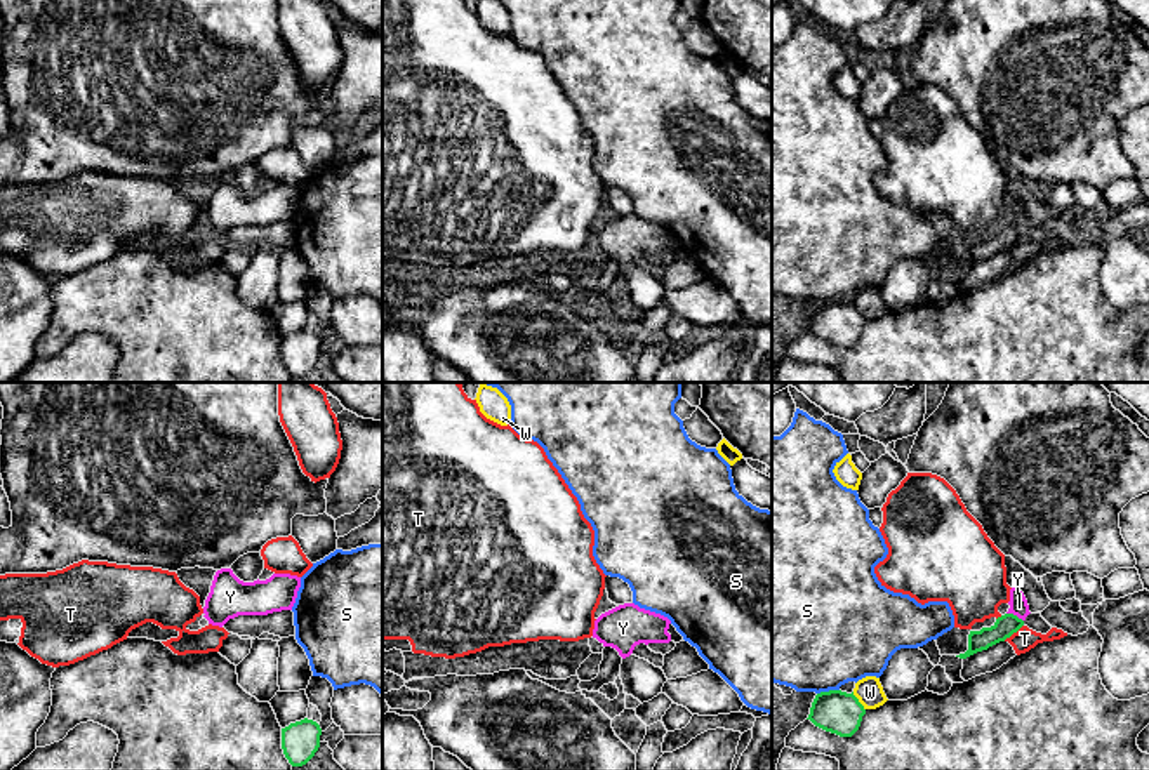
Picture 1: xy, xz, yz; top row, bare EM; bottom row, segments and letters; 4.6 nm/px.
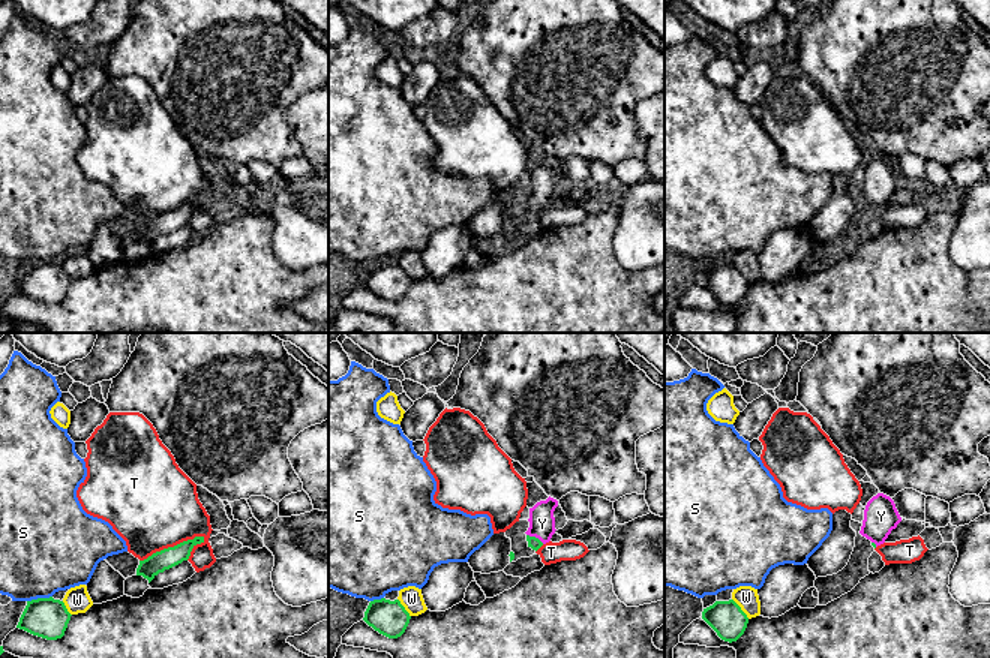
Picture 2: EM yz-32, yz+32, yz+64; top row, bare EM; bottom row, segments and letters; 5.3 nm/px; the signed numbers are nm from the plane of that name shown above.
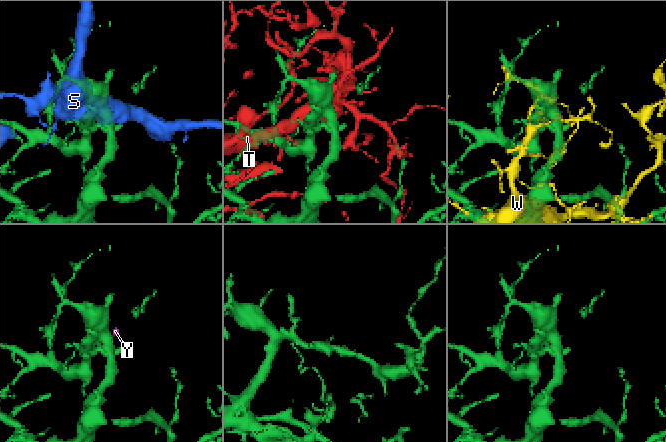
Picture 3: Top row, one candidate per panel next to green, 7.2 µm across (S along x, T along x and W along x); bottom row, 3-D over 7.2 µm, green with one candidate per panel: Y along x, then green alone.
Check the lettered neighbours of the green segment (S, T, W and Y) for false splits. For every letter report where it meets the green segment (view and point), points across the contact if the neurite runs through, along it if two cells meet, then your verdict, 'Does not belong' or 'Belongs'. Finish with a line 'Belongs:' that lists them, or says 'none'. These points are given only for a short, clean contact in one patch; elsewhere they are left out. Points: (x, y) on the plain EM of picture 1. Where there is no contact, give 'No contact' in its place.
S: Touches green at yz (830, 301). Does not belong
T: Touches green at yz (1012, 244). Does not belong
W: Touches green at yz (857, 311). Does not belong
Y: Touches green at yz (1016, 226). Path across: yz (1005, 237), (1016, 226), (1019, 218). Belongs
Belongs: Y

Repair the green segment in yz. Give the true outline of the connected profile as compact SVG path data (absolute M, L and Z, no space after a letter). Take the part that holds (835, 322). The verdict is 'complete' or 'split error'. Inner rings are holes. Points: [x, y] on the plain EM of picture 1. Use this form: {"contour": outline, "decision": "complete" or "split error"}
{"contour": "M829 301L815 306L807 330L826 342L852 348L864 325L866 320L853 302Z", "decision": "complete"}

